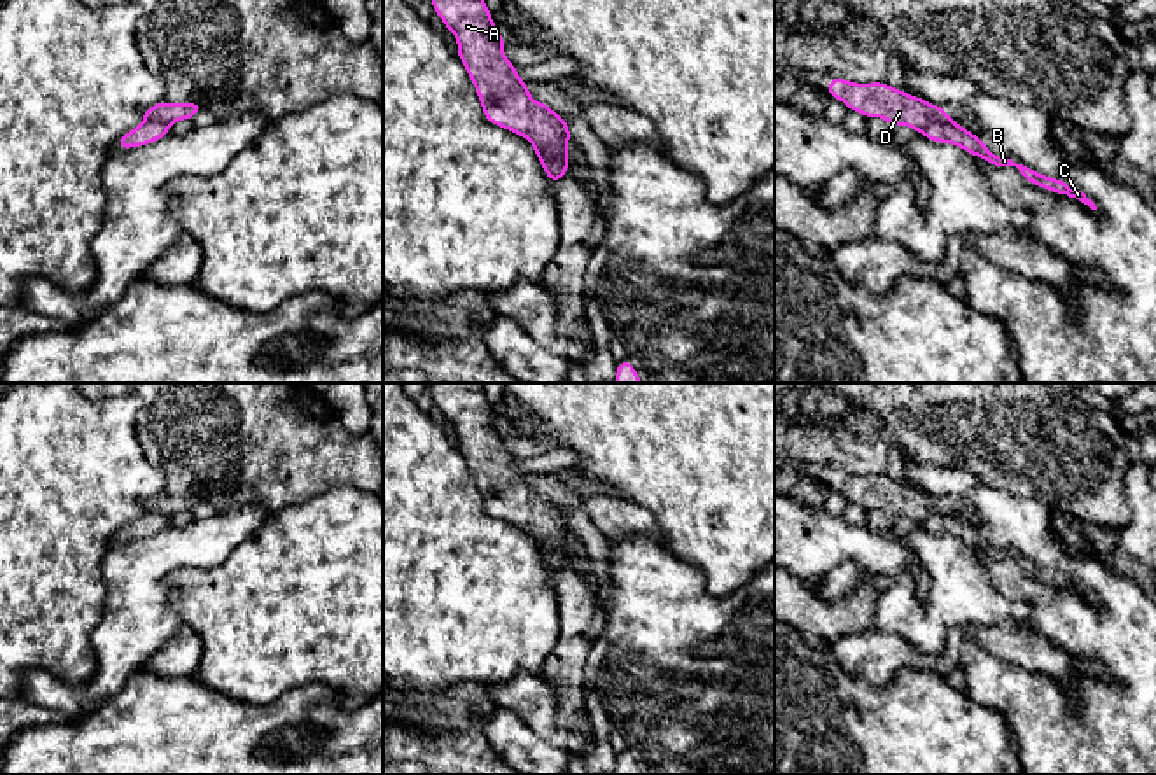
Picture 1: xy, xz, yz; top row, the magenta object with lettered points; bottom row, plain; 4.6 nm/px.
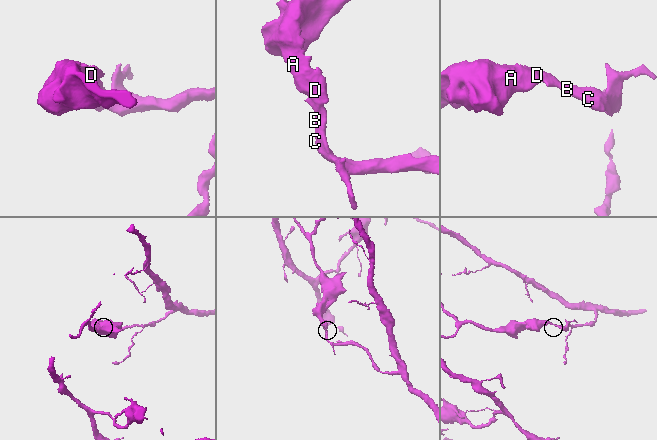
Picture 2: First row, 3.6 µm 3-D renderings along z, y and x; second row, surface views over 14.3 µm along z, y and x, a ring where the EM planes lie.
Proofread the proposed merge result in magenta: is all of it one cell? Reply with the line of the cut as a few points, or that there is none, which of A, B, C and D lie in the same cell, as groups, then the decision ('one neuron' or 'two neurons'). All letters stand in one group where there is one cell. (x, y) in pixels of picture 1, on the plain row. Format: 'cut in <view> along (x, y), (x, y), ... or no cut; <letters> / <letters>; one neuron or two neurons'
cut in xz along (536, 539), (557, 548), (567, 558); A D / B C; two neurons

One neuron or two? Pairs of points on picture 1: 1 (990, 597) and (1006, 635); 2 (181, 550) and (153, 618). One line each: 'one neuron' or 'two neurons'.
1: two neurons
2: one neuron

